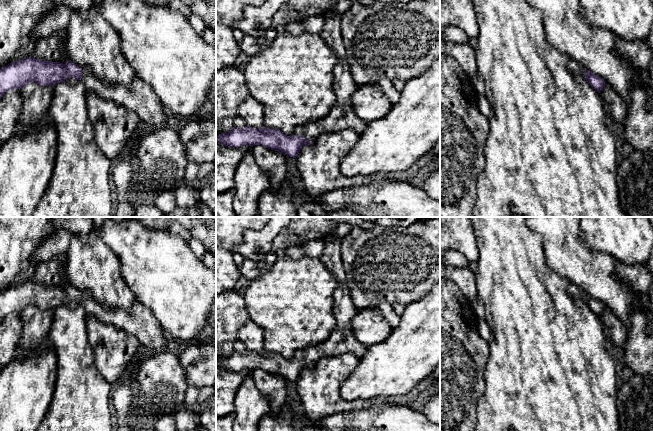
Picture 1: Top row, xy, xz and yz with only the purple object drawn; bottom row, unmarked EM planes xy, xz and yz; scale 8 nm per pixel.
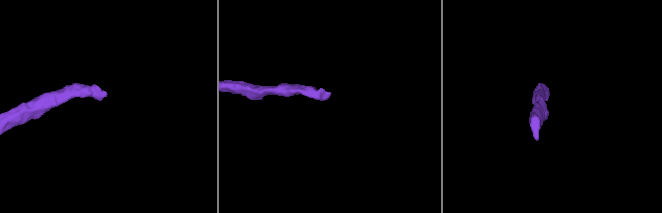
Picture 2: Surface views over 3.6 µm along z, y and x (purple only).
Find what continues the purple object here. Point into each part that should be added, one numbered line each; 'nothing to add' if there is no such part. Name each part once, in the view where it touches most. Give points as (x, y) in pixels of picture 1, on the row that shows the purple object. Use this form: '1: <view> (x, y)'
1: xz (342, 116)

